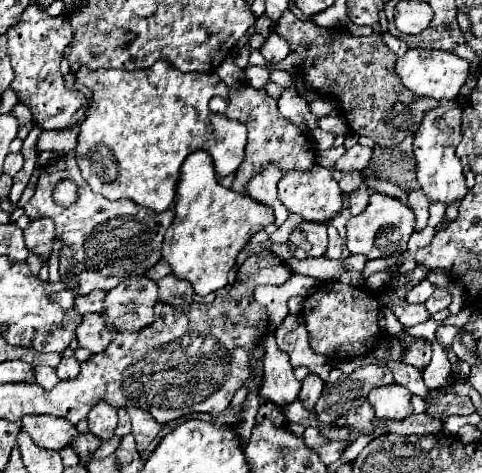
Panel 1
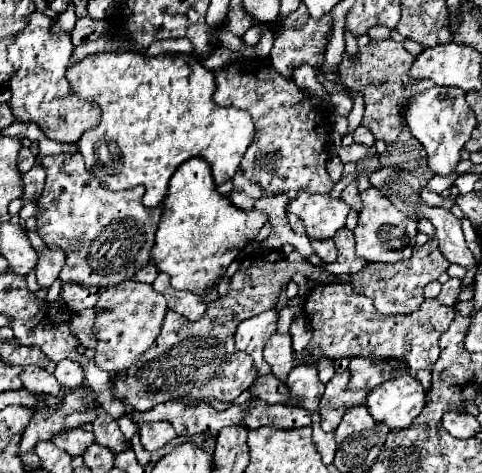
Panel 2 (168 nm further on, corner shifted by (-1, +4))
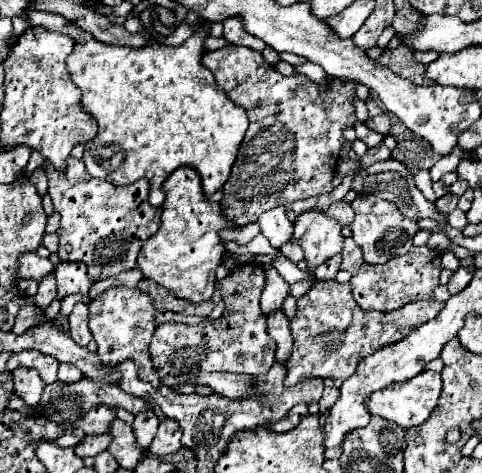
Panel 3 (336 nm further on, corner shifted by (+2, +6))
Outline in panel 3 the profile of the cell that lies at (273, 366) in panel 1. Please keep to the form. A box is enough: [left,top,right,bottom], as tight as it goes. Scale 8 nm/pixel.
[268,308,292,364]

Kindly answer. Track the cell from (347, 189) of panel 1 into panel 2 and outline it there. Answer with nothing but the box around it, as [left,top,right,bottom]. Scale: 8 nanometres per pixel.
[341,180,361,210]

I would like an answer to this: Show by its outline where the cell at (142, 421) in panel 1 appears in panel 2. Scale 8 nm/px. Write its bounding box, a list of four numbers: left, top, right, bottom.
[137,422,177,452]

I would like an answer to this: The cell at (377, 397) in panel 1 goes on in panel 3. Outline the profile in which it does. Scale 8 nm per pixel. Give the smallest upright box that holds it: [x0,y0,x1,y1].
[366,372,442,428]

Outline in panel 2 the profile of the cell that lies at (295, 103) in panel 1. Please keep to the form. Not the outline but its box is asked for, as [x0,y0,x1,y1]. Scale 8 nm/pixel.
[271,4,331,80]

